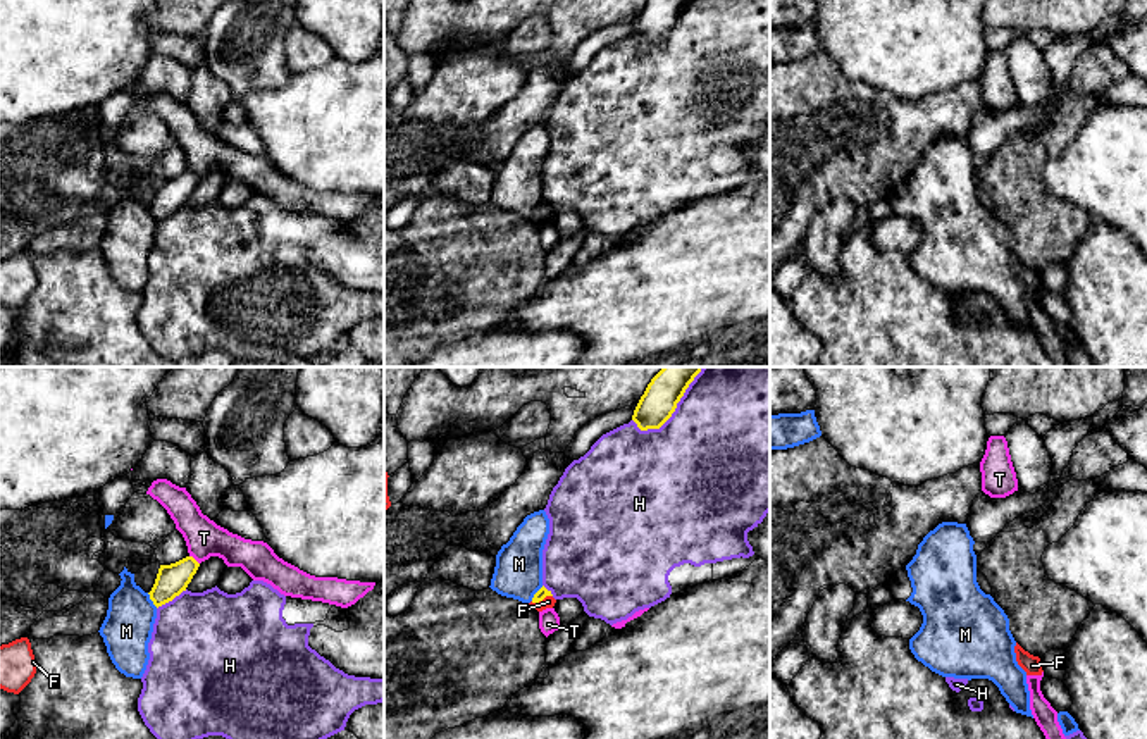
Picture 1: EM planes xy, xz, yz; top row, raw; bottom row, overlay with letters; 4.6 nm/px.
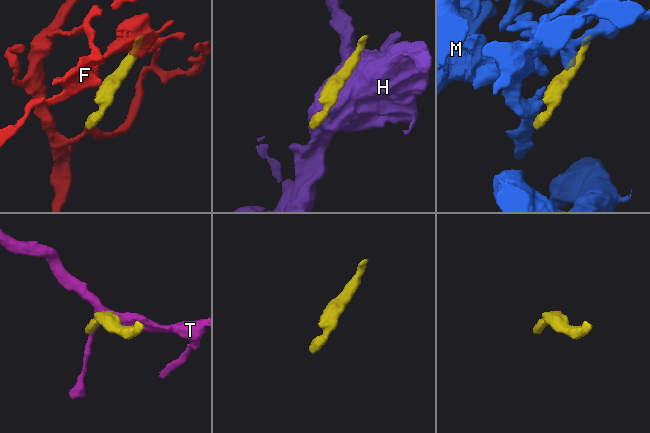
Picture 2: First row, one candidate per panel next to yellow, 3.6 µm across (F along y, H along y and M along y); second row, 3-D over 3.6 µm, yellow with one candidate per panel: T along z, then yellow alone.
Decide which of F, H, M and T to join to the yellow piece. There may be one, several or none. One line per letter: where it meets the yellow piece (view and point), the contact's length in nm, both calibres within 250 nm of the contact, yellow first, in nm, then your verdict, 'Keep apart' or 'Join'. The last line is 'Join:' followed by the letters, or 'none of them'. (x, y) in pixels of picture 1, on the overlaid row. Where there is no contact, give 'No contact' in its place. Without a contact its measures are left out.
F: Touches yellow at xz (541, 600). Shared border 110 nm. Thickness 50 nm (yellow) against 60 nm. Keep apart
H: Touches yellow at xz (675, 407). Shared border 420 nm. Thickness 160 nm (yellow) against 500 nm. Keep apart
M: Touches yellow at xy (150, 598). Shared border 90 nm. Thickness 150 nm (yellow) against 240 nm. Join
T: Touches yellow at xy (195, 560). Shared border 60 nm. Thickness 150 nm (yellow) against 180 nm. Keep apart
Join: M

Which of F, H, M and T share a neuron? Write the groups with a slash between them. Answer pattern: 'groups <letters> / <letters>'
groups F / H / M / T

